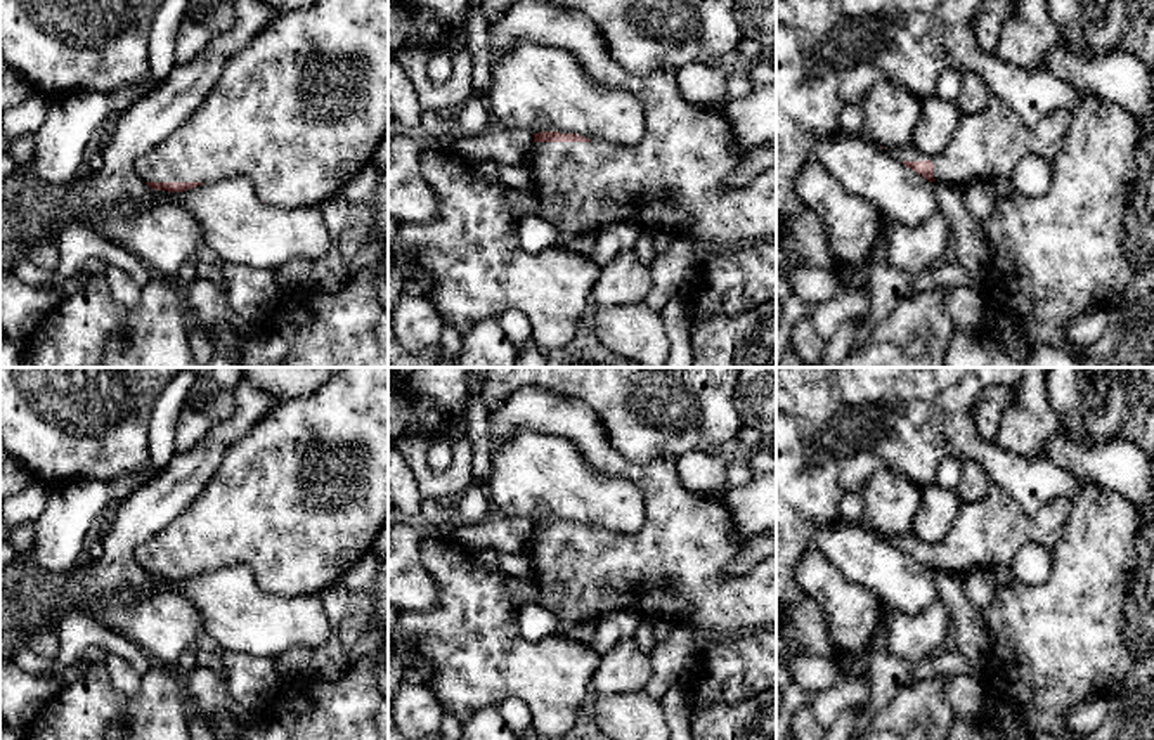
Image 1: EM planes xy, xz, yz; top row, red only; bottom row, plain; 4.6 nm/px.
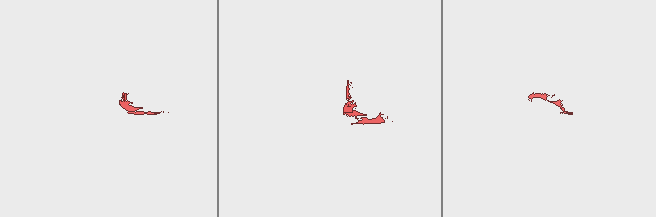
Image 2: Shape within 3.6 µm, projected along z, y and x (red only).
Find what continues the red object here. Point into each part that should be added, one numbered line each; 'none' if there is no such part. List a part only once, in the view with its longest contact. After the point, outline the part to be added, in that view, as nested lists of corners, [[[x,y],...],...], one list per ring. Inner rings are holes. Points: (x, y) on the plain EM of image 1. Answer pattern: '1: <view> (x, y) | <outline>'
1: xz (676, 567) | [[[523,386],[489,411],[490,444],[497,449],[518,428],[570,440],[593,471],[626,477],[641,492],[645,523],[634,534],[589,530],[534,530],[527,555],[535,568],[539,605],[558,620],[558,636],[584,622],[598,622],[613,612],[669,620],[695,629],[702,639],[776,627],[776,555],[757,561],[749,574],[731,575],[743,539],[731,511],[712,496],[691,494],[677,475],[676,458],[636,464],[608,440],[600,416],[584,402],[539,386]]]

